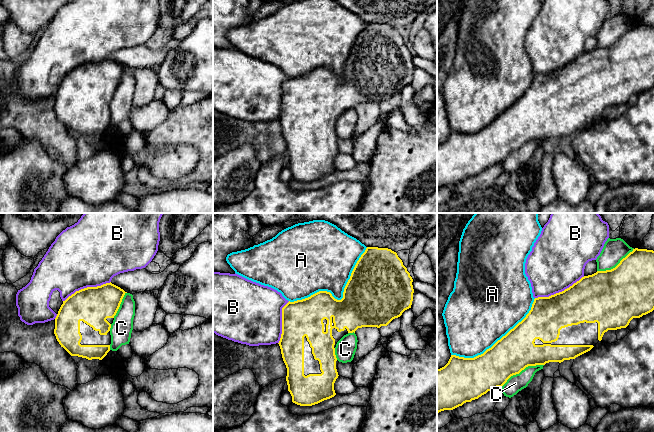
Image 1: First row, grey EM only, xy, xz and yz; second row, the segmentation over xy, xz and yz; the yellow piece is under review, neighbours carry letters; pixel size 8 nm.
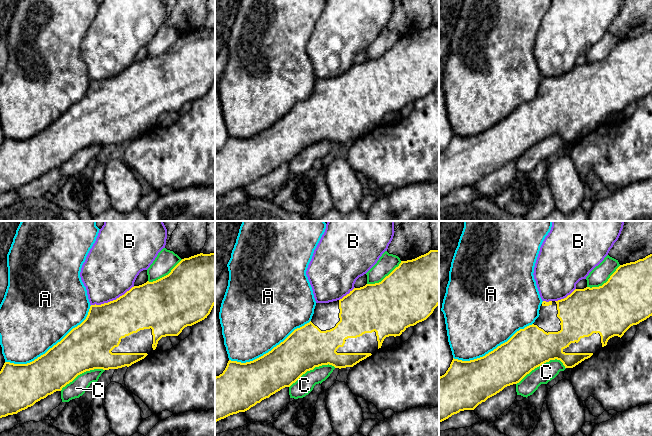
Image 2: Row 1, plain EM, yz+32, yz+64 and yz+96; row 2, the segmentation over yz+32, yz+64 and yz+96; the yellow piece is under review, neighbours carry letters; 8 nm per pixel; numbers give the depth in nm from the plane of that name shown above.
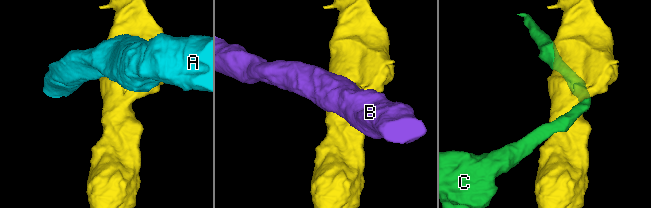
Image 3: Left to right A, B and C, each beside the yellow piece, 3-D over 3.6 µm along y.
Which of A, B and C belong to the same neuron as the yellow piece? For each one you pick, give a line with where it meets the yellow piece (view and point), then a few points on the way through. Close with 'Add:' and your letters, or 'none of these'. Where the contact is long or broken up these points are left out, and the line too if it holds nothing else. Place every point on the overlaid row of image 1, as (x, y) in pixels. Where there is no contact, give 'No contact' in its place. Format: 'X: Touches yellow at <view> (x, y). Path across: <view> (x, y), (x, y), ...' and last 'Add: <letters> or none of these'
Add: none of these

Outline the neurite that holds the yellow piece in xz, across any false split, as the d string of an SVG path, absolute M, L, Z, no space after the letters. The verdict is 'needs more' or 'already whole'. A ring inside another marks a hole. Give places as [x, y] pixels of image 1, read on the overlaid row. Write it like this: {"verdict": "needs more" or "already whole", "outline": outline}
{"verdict": "needs more", "outline": "M367 247L365 252L361 255L359 260L357 261L350 279L348 280L344 292L343 298L341 300L335 299L330 292L327 291L319 291L308 298L297 300L294 302L288 302L282 308L282 334L279 341L279 346L281 349L281 354L283 361L287 368L287 376L286 381L288 385L288 391L292 396L292 402L300 405L300 406L312 406L318 404L324 400L330 399L336 395L334 390L334 383L338 378L338 363L339 361L335 355L335 347L337 342L346 334L348 333L355 333L358 328L362 327L377 327L380 328L381 326L387 326L393 319L398 318L402 315L402 313L411 308L412 301L413 301L413 279L410 276L410 273L407 271L407 268L403 265L402 260L398 257L397 253L392 251L388 248L378 248L378 247Z"}

